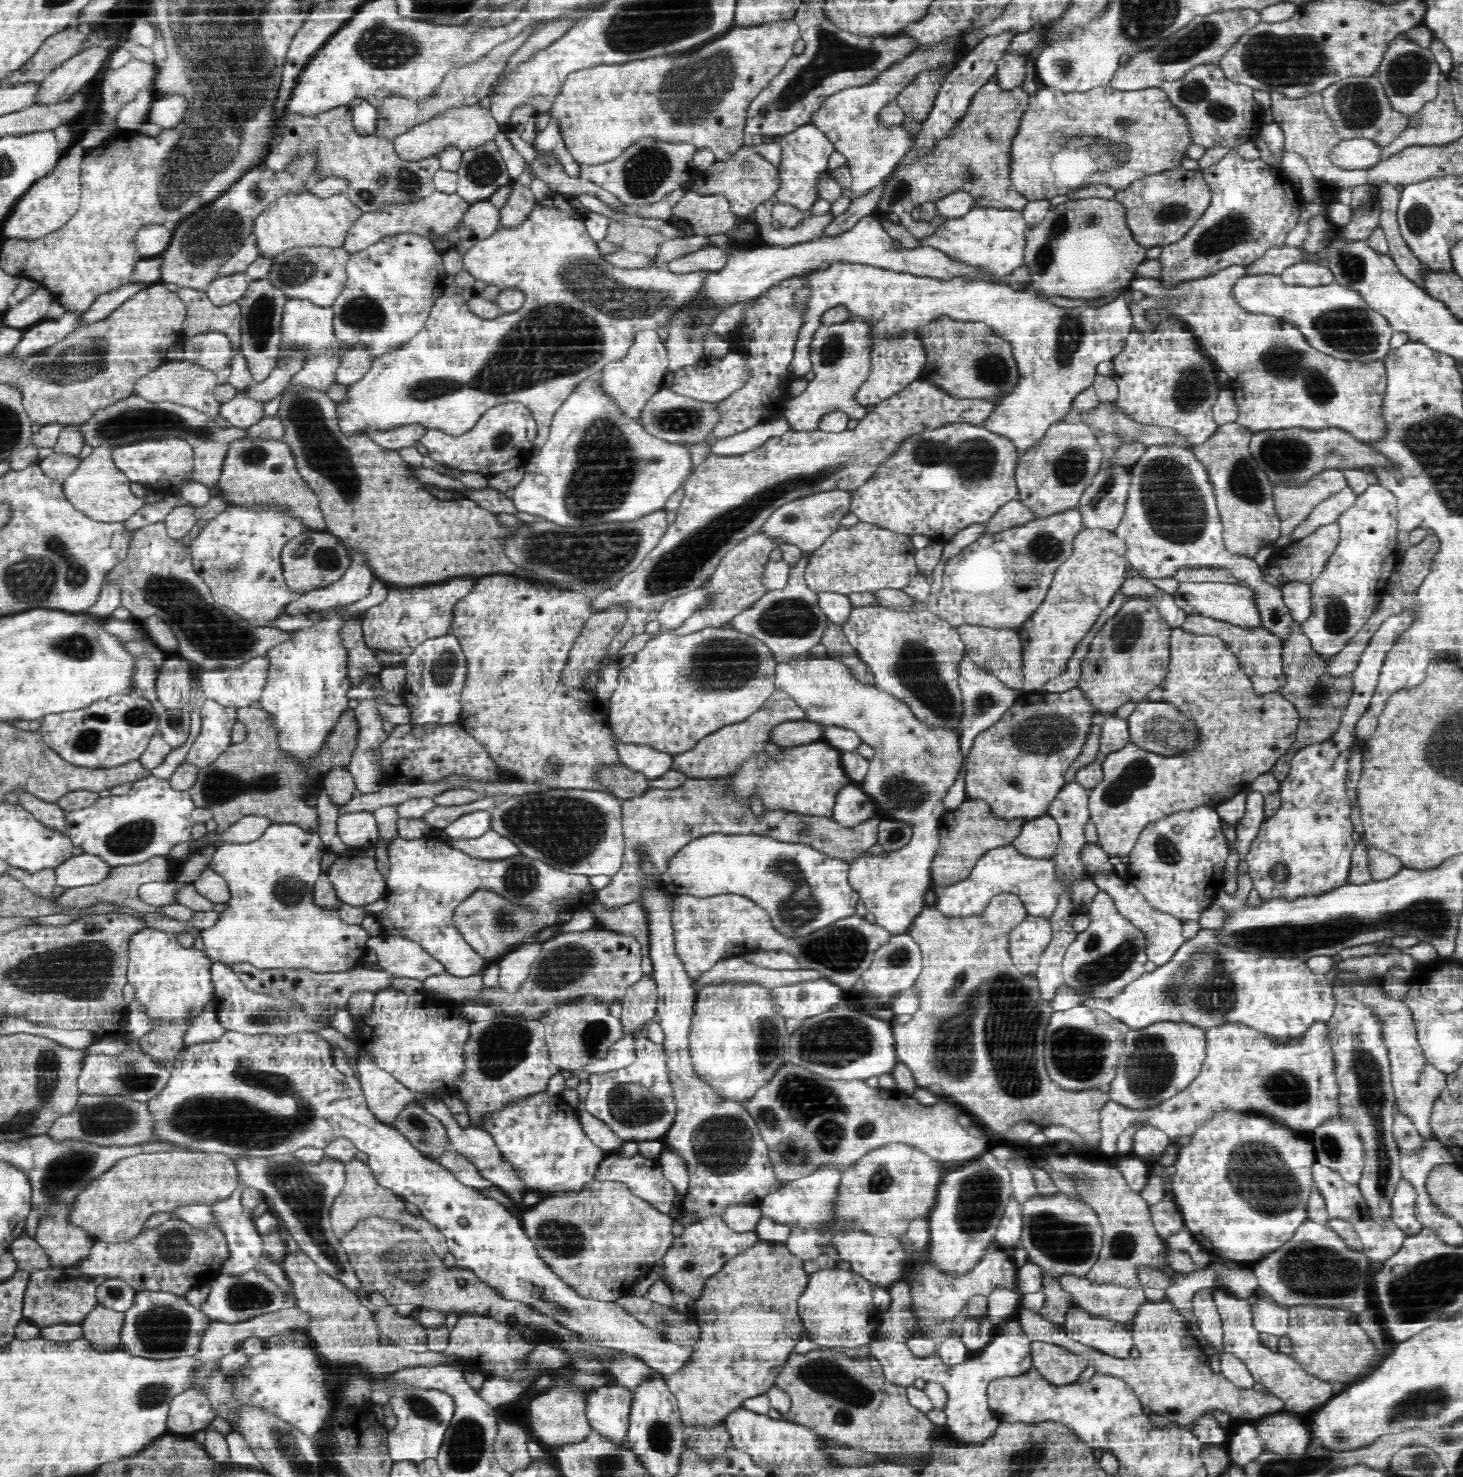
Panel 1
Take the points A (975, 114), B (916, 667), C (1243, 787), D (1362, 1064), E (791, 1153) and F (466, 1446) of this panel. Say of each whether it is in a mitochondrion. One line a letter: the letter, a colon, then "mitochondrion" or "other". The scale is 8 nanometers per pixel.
A: other
B: mitochondrion
C: other
D: mitochondrion
E: mitochondrion
F: mitochondrion

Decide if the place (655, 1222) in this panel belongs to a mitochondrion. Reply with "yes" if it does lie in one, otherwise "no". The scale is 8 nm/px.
no

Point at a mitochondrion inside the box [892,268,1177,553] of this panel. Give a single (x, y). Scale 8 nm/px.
(973, 458)

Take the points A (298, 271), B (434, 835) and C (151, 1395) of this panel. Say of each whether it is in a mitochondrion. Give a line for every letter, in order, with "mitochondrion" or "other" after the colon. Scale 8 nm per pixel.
A: mitochondrion
B: other
C: mitochondrion

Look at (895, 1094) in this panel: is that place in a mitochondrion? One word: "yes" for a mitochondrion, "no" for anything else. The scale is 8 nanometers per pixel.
no

